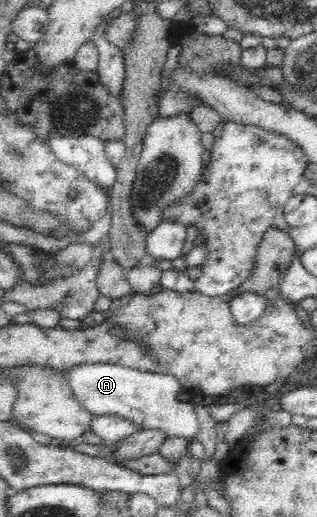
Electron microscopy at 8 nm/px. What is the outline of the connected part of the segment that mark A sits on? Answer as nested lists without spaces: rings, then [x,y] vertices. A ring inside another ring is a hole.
[[[81,364],[71,370],[66,370],[65,375],[69,379],[71,391],[75,399],[94,416],[121,416],[129,420],[136,427],[144,430],[159,429],[167,433],[167,437],[178,437],[185,440],[186,443],[196,440],[200,432],[200,424],[196,419],[193,407],[187,402],[179,400],[182,391],[181,384],[173,375],[163,375],[151,372],[140,372],[133,368],[126,368],[117,364]]]

